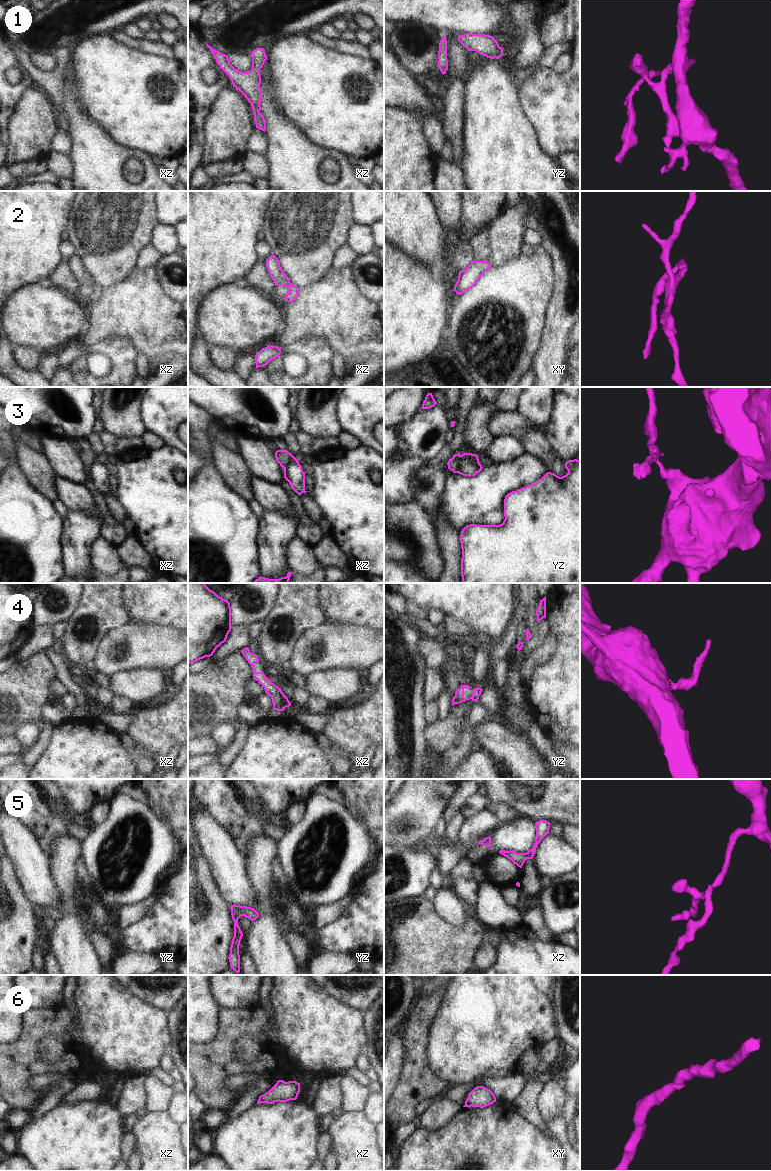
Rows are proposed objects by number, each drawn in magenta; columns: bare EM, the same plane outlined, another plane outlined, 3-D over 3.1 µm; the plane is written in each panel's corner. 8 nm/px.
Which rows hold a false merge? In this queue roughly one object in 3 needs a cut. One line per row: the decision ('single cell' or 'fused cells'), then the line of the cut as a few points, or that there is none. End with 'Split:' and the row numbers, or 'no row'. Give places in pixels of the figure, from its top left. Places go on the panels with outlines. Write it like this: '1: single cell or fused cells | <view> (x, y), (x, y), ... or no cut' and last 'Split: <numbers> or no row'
1: single cell | no cut
2: single cell | no cut
3: fused cells | yz (461, 455), (457, 472)
4: single cell | no cut
5: single cell | no cut
6: single cell | no cut
Split: 3

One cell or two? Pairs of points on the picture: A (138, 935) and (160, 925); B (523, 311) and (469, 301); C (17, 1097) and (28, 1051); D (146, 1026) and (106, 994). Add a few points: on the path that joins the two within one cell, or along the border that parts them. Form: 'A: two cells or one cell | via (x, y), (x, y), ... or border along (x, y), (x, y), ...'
A: one cell | via (143, 935), (150, 935), (155, 930)
B: one cell | via (510, 307), (499, 301), (482, 301)
C: one cell | via (17, 1086), (17, 1062)
D: one cell | via (136, 1024), (116, 1004)

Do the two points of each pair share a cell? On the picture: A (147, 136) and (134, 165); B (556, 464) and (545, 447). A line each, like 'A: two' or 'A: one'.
A: two
B: one

